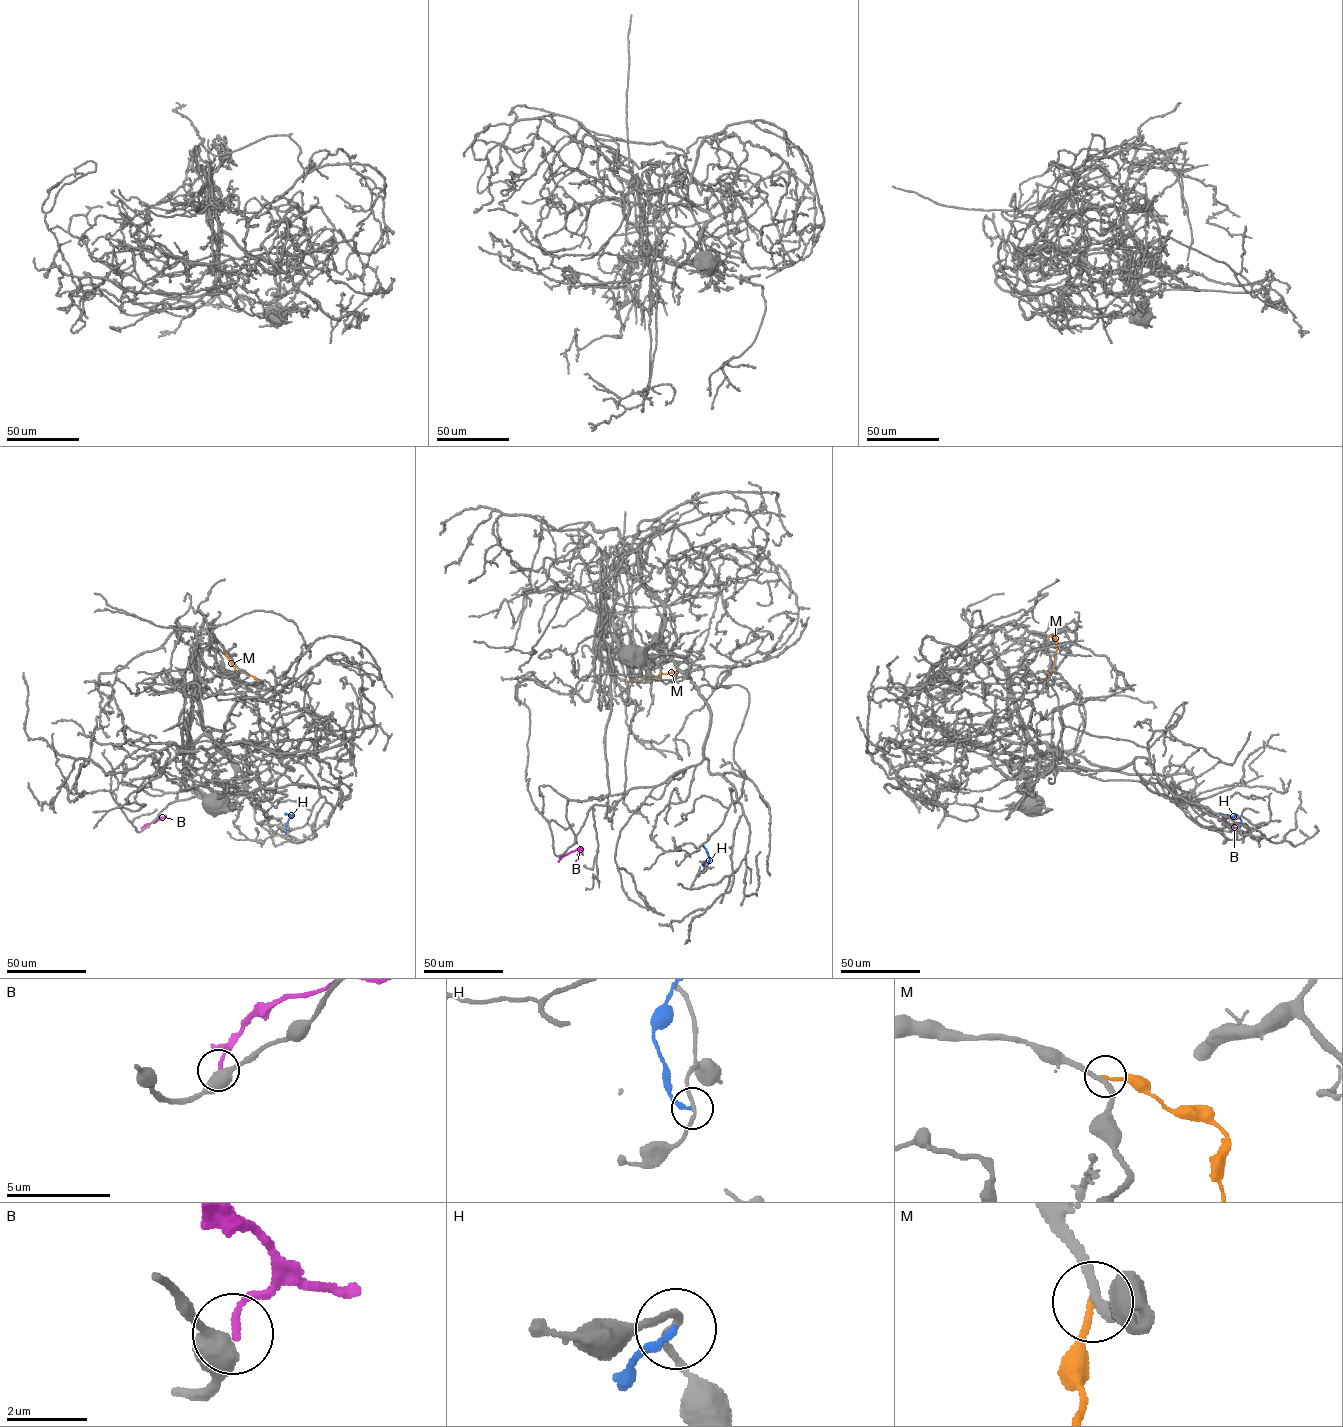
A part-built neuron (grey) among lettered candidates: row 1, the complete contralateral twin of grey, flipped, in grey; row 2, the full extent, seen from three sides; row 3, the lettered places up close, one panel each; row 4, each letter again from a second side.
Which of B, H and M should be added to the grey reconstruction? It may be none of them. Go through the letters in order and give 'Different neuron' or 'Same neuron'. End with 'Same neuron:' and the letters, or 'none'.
B: Different neuron
H: Different neuron
M: Different neuron
Same neuron: none

